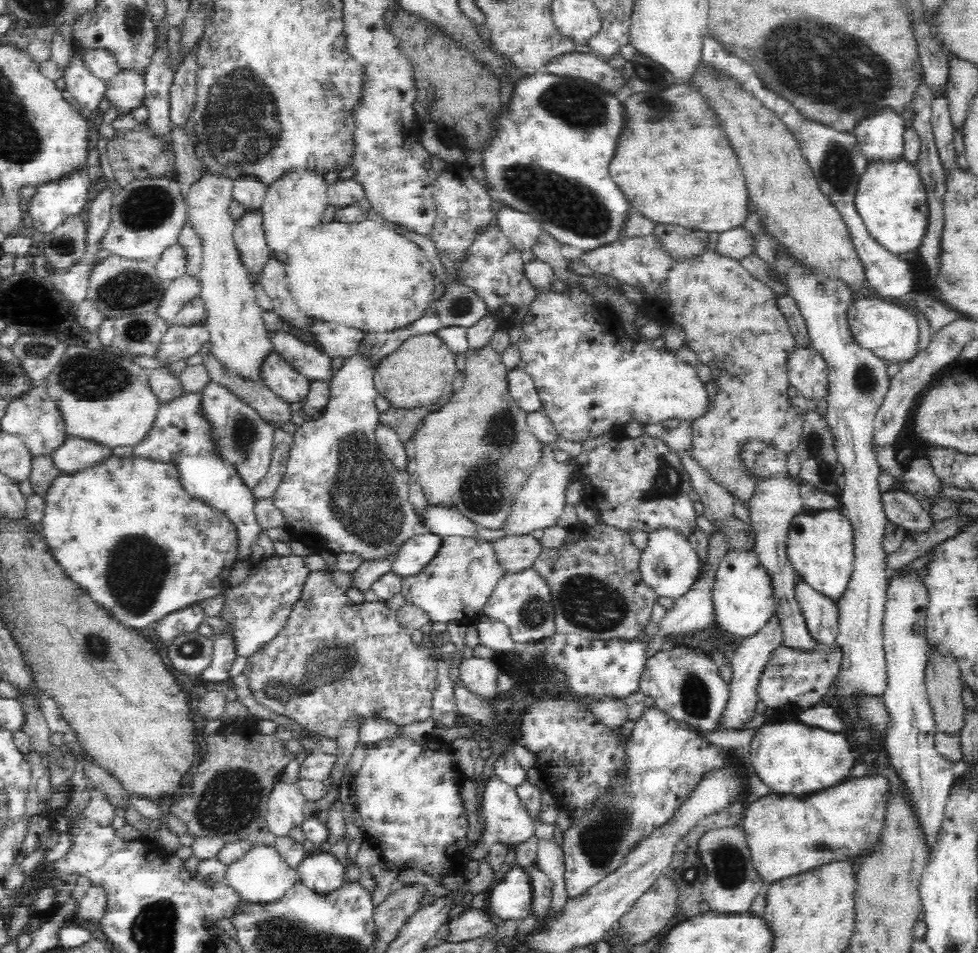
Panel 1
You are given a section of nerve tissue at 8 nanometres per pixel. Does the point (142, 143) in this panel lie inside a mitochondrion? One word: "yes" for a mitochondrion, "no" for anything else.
no

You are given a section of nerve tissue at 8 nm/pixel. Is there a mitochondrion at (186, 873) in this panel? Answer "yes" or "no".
no

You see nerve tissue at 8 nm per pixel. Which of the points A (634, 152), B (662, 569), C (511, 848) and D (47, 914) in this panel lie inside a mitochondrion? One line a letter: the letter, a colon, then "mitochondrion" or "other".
A: other
B: mitochondrion
C: other
D: other

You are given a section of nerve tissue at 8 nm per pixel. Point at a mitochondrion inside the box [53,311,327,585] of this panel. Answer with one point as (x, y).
(86, 376)

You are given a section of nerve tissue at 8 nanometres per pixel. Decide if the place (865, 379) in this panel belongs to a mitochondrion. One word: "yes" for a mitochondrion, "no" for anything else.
yes

